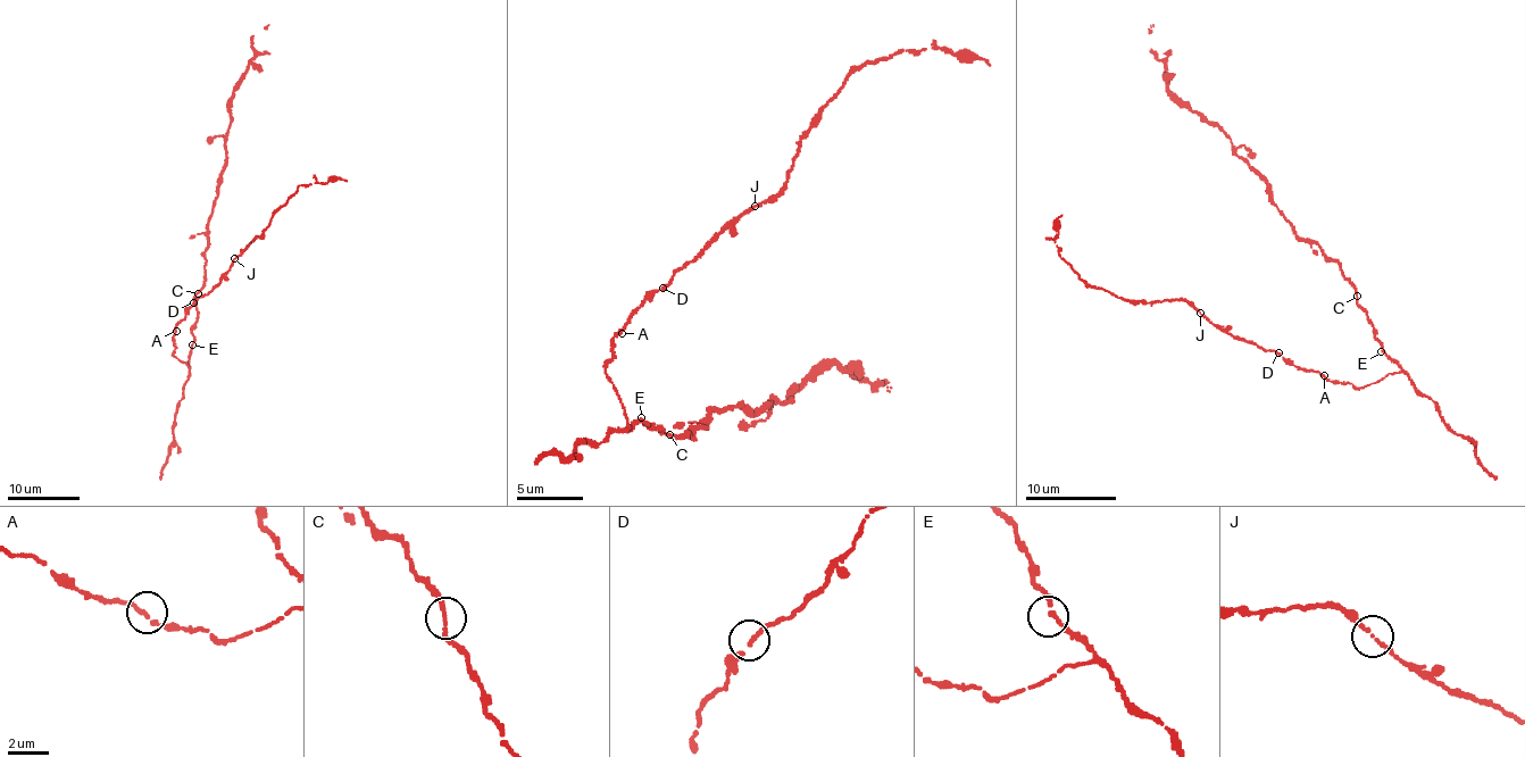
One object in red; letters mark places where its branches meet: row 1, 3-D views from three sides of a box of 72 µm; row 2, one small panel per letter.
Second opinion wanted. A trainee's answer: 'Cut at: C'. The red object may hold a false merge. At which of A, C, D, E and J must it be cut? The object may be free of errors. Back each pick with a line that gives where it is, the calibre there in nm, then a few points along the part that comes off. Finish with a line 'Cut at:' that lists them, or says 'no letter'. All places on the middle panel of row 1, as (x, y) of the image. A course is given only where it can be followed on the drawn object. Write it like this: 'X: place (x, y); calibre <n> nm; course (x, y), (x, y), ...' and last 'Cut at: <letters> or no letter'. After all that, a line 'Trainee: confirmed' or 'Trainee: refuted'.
Cut at: no letter
Trainee: refuted

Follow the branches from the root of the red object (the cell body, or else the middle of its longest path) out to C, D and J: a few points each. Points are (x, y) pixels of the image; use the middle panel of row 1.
C: (626, 419), (627, 429), (628, 425), (644, 421), (646, 426), (660, 429), (663, 434), (660, 433), (669, 434)
D: (626, 419), (606, 373), (606, 362), (613, 358), (614, 333), (625, 329), (648, 293), (663, 288)
J: (626, 419), (606, 373), (614, 333), (725, 224), (755, 207)

